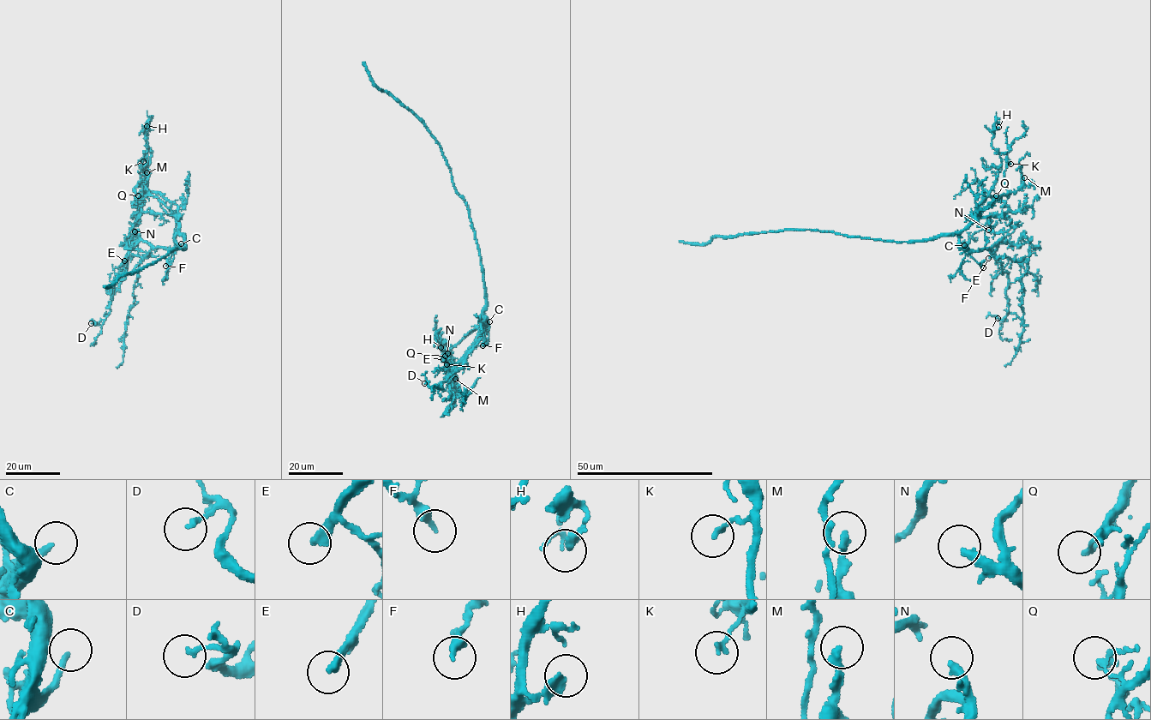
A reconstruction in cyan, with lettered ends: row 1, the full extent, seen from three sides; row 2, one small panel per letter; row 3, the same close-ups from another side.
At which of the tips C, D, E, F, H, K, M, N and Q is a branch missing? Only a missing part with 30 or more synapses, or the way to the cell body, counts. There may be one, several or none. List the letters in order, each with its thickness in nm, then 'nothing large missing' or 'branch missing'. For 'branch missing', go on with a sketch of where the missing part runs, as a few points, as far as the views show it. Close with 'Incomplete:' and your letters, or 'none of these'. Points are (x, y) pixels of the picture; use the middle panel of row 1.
C: 220 nm | branch missing | (489, 321), (501, 332), (511, 334), (509, 337)
D: 160 nm | nothing large missing
E: 320 nm | branch missing | (443, 359), (438, 354), (435, 356), (437, 358), (430, 360), (427, 366), (417, 361)
F: 300 nm | nothing large missing
H: 320 nm | nothing large missing
K: 170 nm | nothing large missing
M: 170 nm | nothing large missing
N: 280 nm | nothing large missing
Q: 110 nm | nothing large missing
Incomplete: C, E

